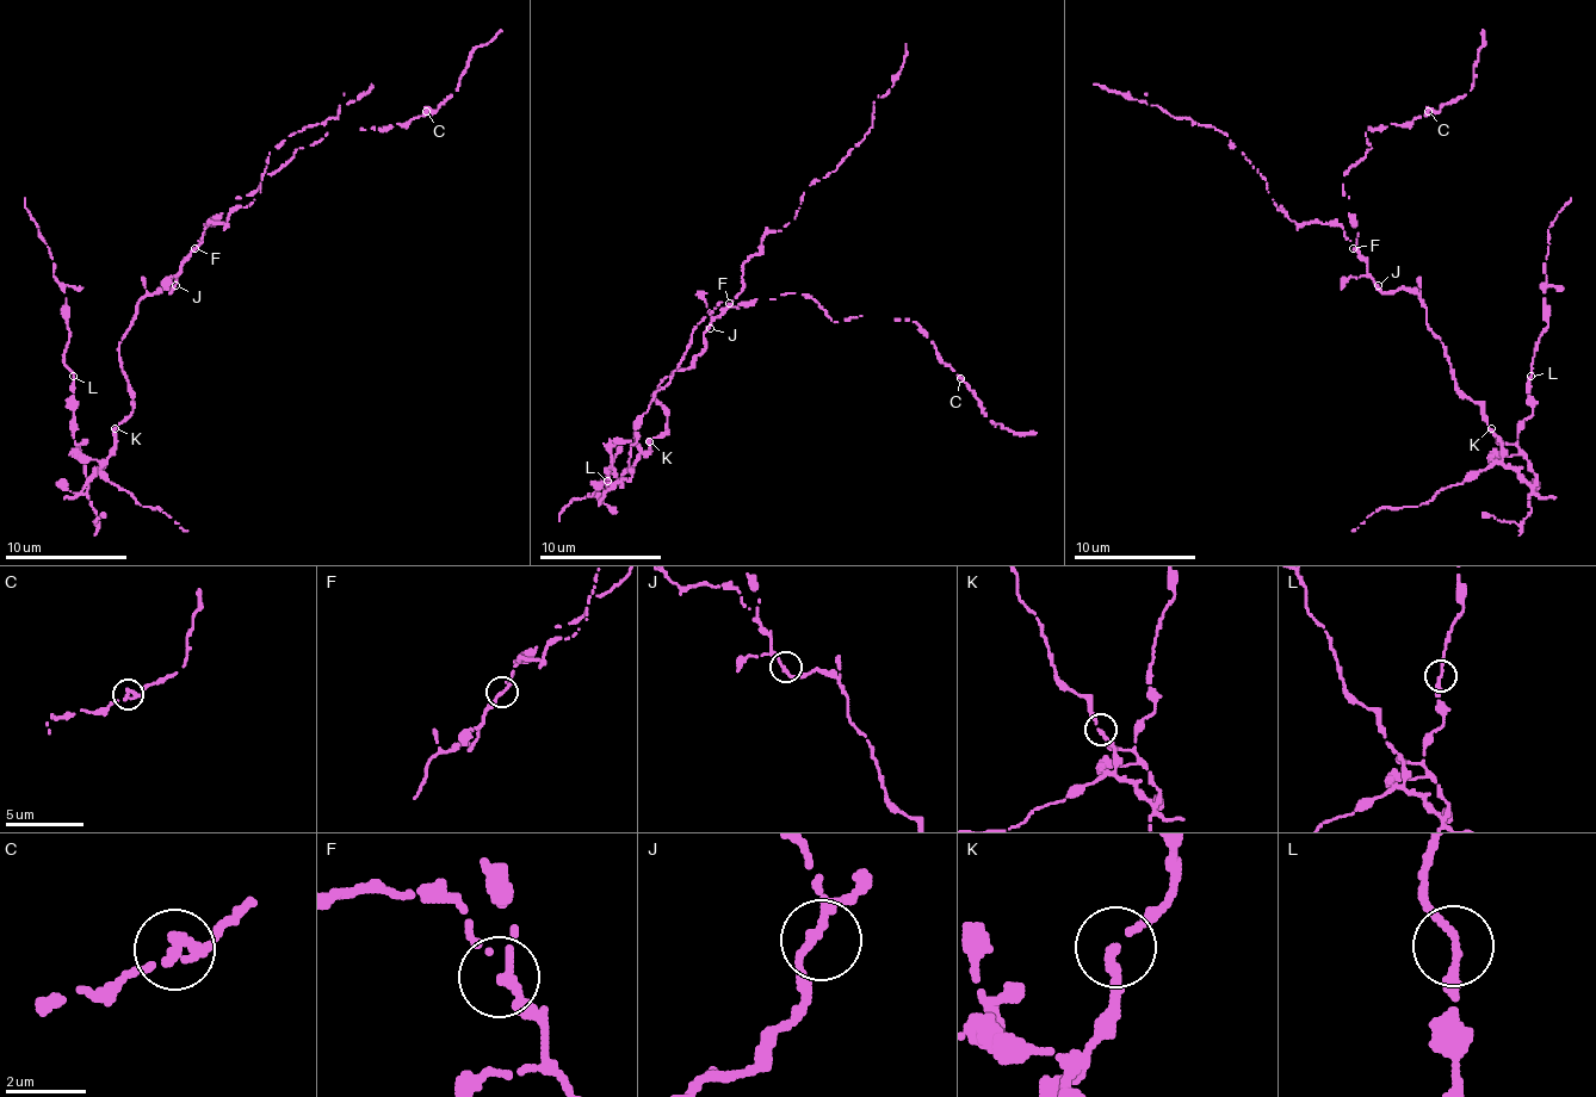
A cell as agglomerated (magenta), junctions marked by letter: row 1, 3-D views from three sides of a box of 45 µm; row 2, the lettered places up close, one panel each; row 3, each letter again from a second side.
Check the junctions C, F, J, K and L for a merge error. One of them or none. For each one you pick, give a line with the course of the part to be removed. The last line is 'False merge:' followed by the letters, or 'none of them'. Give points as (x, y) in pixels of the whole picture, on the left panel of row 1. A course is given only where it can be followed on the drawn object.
F: (195, 248), (209, 222), (224, 224), (261, 191), (270, 152), (336, 118), (370, 85)
False merge: F

